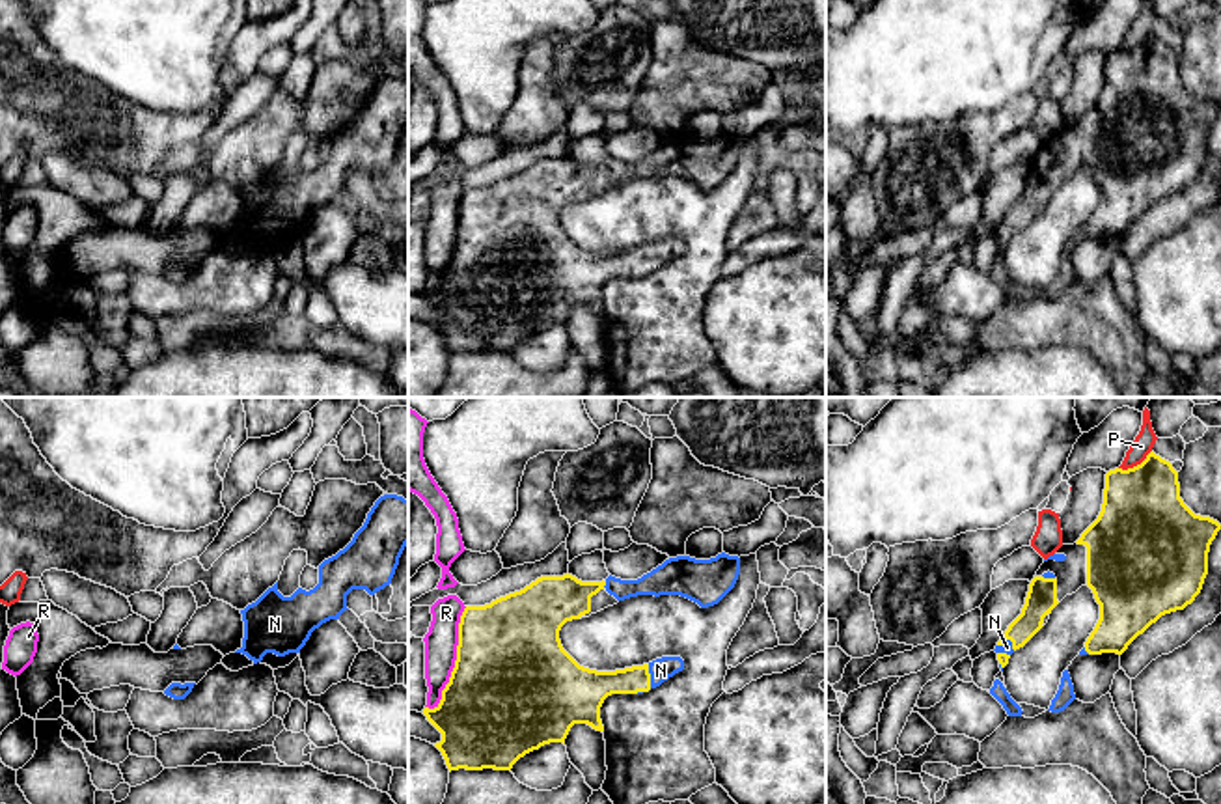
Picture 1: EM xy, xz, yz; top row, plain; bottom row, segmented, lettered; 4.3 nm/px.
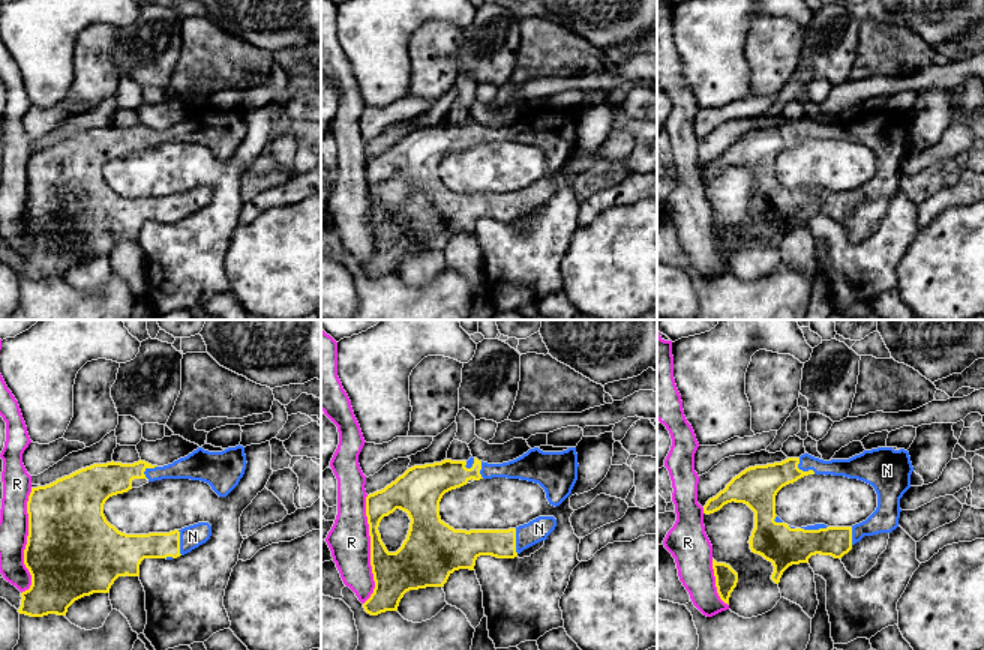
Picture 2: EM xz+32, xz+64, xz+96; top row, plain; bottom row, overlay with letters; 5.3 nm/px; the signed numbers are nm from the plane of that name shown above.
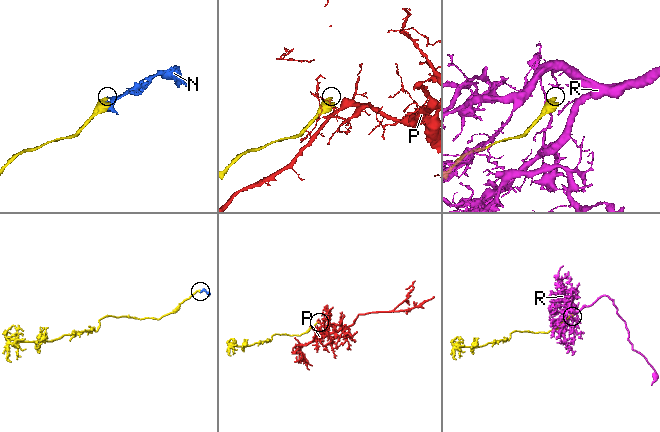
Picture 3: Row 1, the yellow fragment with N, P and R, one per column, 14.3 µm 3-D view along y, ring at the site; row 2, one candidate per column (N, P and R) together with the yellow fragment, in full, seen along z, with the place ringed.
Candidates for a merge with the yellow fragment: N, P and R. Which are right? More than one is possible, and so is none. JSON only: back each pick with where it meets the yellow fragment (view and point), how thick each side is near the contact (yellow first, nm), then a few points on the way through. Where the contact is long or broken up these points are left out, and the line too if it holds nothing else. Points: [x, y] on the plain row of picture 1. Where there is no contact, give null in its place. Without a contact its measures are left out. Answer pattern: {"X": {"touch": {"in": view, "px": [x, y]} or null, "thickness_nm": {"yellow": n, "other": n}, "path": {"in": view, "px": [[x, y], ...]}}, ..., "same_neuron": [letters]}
{"N": {"touch": {"in": "xz", "px": [649, 258]}, "thickness_nm": {"yellow": 150, "other": 100}}, "same_neuron": ["N"]}

